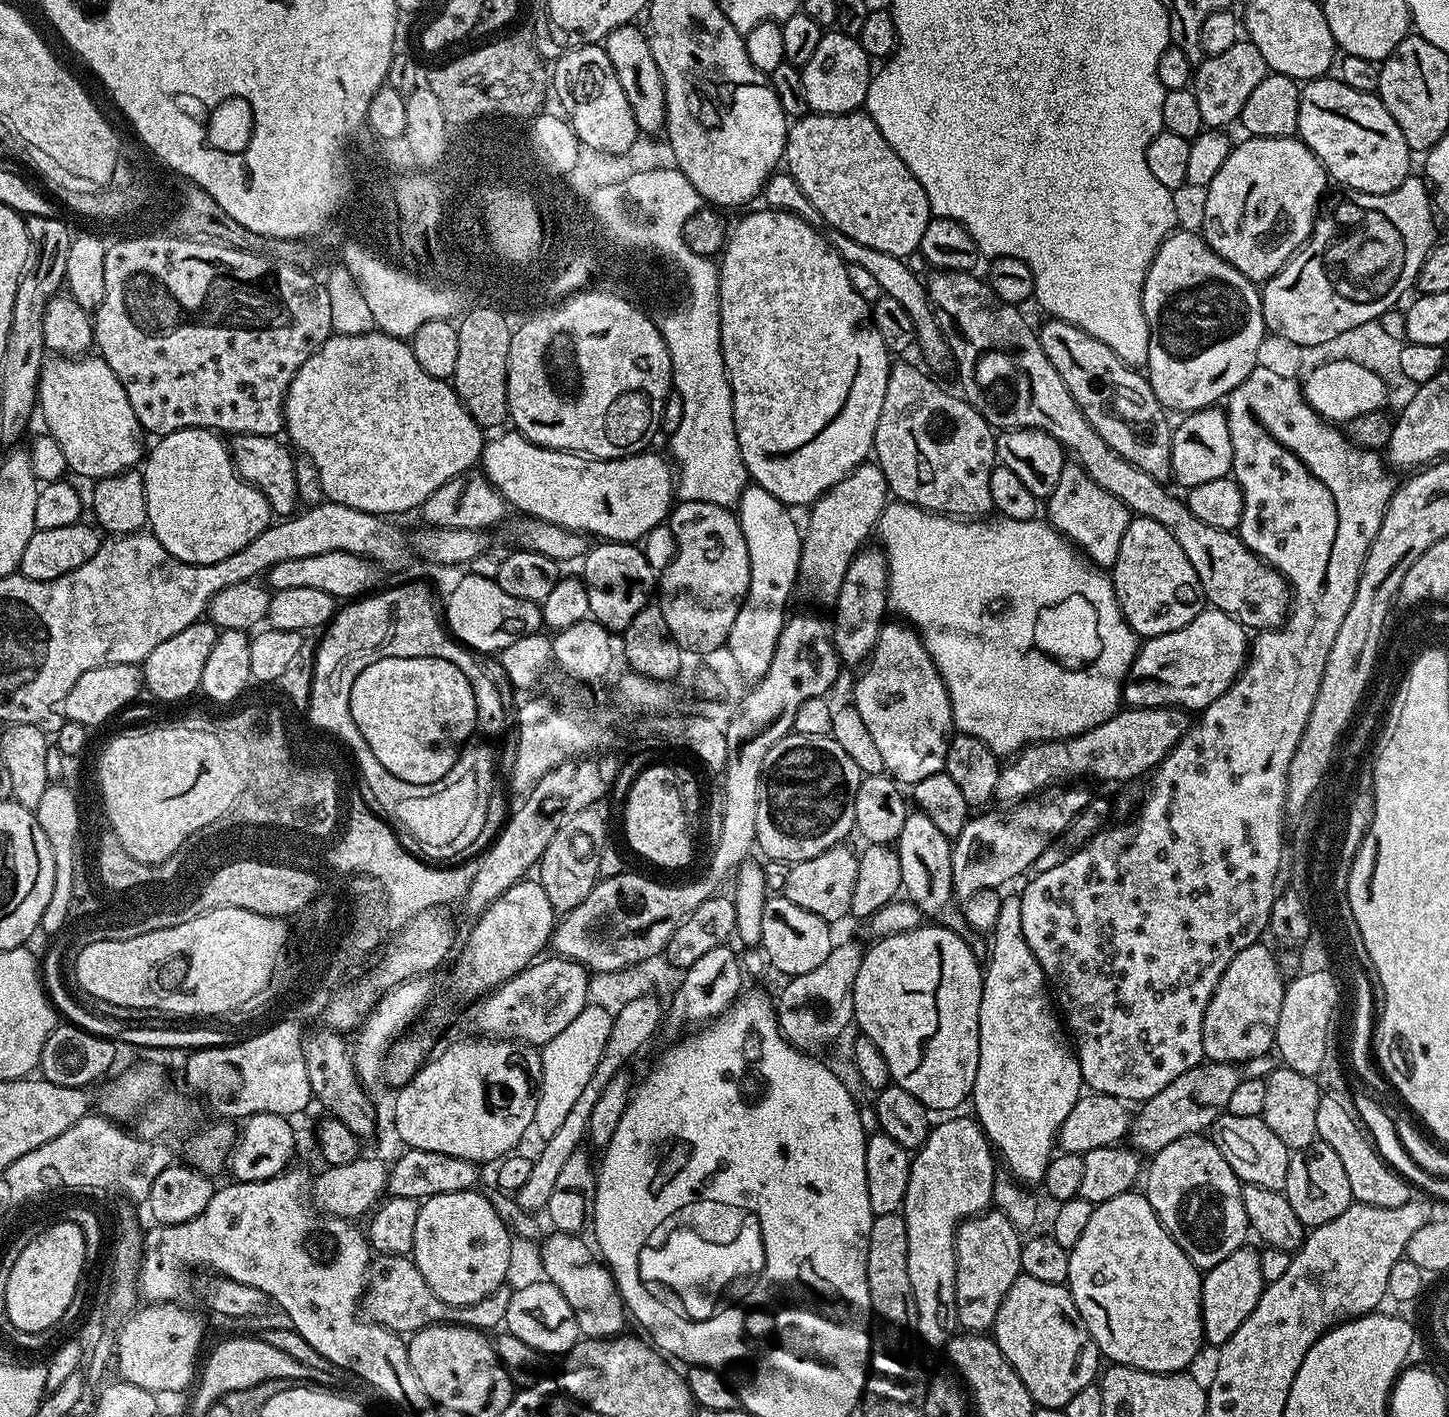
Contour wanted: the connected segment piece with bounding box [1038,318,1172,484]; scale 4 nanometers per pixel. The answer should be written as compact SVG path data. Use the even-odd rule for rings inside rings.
M1051 318L1045 321L1038 328L1042 350L1098 436L1132 465L1156 481L1167 483L1172 477L1172 426L1147 377L1135 367L1122 363L1104 342L1070 322Z

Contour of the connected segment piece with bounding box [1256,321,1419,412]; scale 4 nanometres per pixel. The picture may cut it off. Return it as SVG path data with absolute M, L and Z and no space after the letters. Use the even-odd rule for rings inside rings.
M1381 321L1363 323L1361 326L1354 326L1353 329L1338 334L1337 337L1330 338L1327 342L1320 342L1317 346L1300 346L1298 343L1290 342L1288 338L1269 333L1262 340L1262 345L1258 346L1257 367L1273 371L1274 374L1282 377L1297 379L1307 375L1326 362L1356 362L1385 380L1385 383L1392 389L1388 393L1387 405L1391 409L1394 407L1393 409L1399 412L1410 404L1414 394L1417 393L1419 385L1410 382L1406 378L1406 374L1402 372L1399 356L1402 355L1404 349L1403 339L1399 335L1397 335L1398 337L1394 336L1382 325Z

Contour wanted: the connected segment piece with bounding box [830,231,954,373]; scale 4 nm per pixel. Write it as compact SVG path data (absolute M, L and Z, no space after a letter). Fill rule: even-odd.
M833 231L830 236L830 243L845 264L863 266L878 281L881 293L887 294L890 298L895 298L897 302L902 302L902 306L910 314L910 318L914 318L914 330L916 331L915 347L917 349L920 348L921 354L924 355L925 362L923 361L923 363L933 373L948 371L951 373L954 368L952 351L948 345L948 340L944 336L944 332L940 329L940 324L936 321L935 311L928 300L928 290L925 281L919 275L913 273L901 257L882 254L882 250L874 250L870 246L862 246L858 242L854 242L854 238L850 238L846 234Z

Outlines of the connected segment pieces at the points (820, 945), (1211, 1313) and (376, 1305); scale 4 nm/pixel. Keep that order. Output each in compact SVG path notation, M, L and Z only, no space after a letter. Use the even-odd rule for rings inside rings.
M772 894L765 899L762 910L762 934L759 947L772 964L784 975L791 978L798 974L806 974L814 970L820 963L826 962L826 954L834 946L829 921L818 918L818 914L810 914L810 910L802 910L802 906L794 906L782 894Z
M1241 1246L1234 1250L1218 1266L1207 1269L1202 1276L1202 1318L1204 1319L1204 1339L1209 1345L1225 1344L1246 1322L1250 1310L1258 1306L1258 1298L1264 1293L1265 1282L1262 1278L1262 1267L1259 1266L1260 1252L1257 1249Z
M379 1255L371 1265L369 1284L365 1295L366 1308L375 1323L392 1332L411 1334L429 1324L454 1322L459 1319L459 1309L444 1302L427 1285L421 1271L411 1257Z

